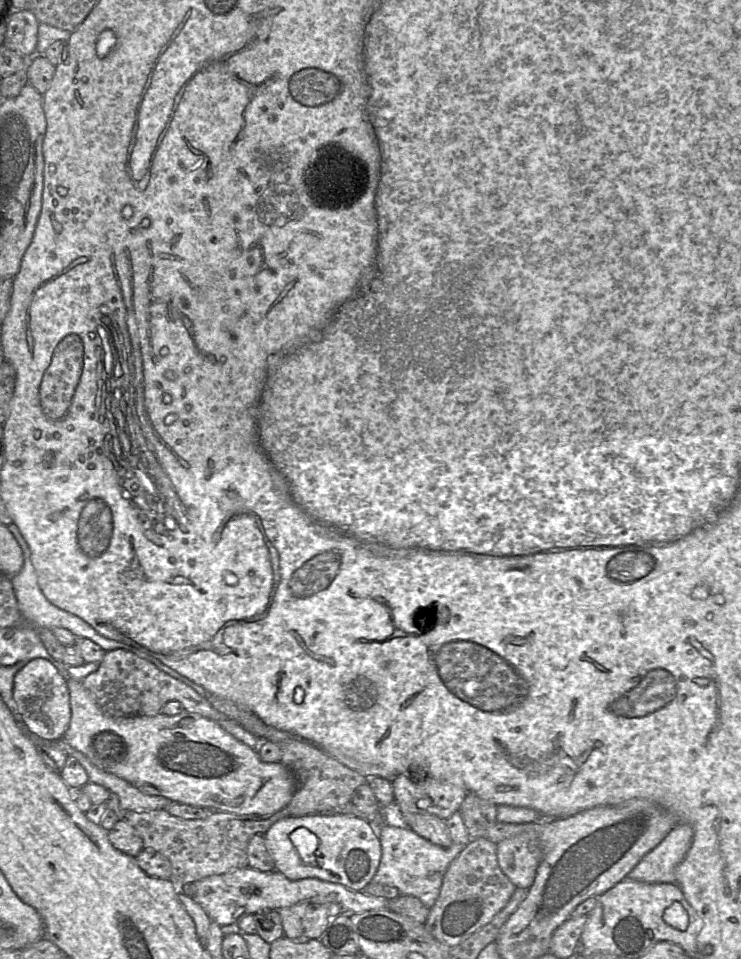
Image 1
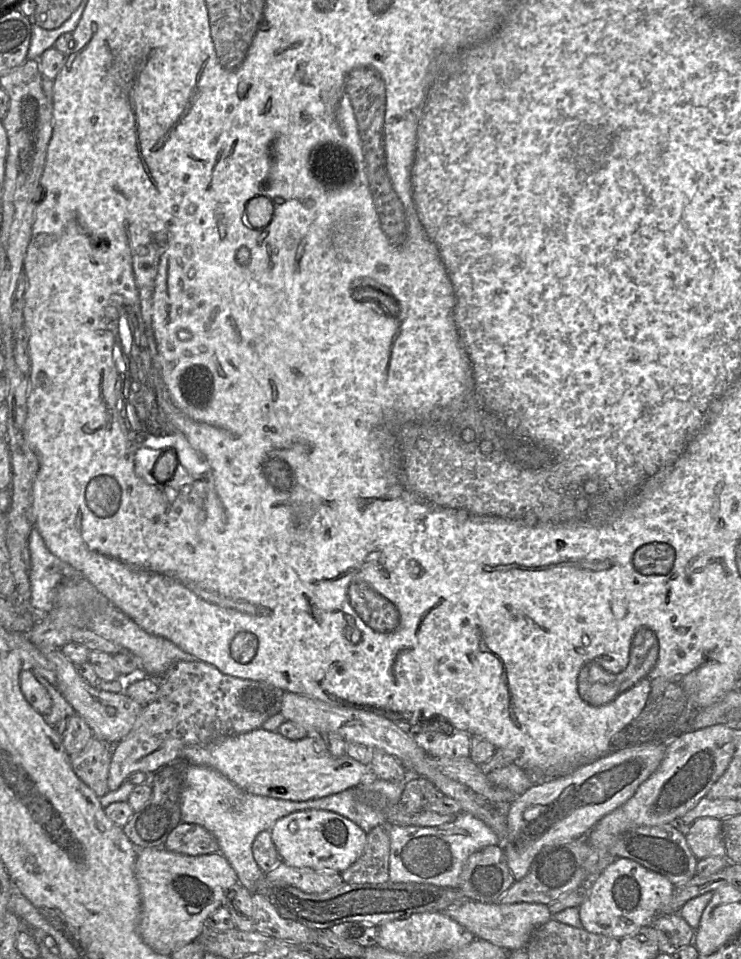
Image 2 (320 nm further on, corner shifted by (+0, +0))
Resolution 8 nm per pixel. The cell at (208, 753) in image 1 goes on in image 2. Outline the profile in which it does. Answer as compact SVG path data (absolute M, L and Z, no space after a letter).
M261 727L207 746L187 746L180 761L213 768L246 793L289 801L307 801L339 793L368 780L368 765L348 755L333 757L319 735L292 741Z

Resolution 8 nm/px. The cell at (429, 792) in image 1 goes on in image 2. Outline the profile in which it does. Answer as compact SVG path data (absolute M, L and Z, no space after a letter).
M435 717L410 728L414 738L427 756L434 758L466 758L470 755L470 738L465 731L453 730L451 725Z

